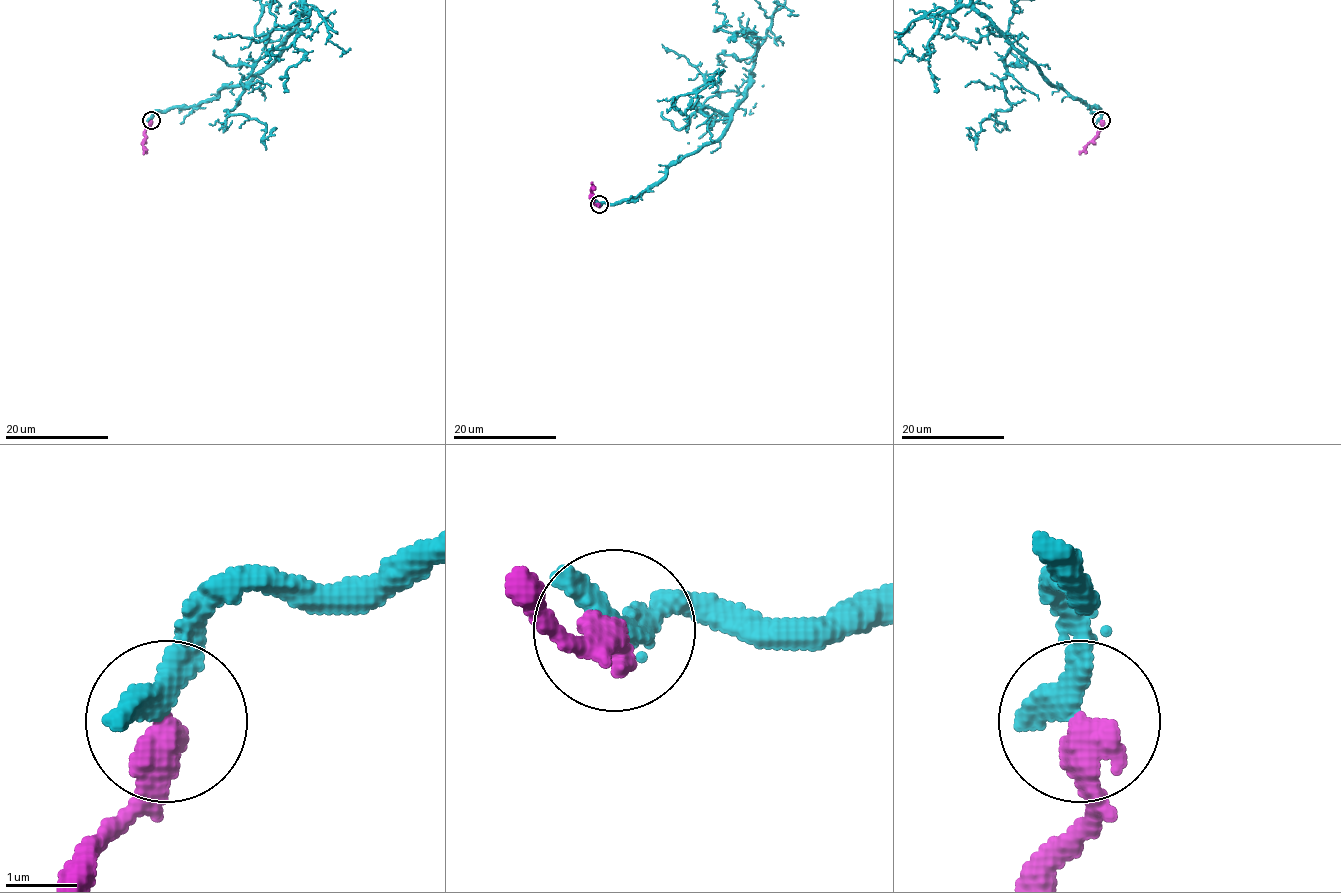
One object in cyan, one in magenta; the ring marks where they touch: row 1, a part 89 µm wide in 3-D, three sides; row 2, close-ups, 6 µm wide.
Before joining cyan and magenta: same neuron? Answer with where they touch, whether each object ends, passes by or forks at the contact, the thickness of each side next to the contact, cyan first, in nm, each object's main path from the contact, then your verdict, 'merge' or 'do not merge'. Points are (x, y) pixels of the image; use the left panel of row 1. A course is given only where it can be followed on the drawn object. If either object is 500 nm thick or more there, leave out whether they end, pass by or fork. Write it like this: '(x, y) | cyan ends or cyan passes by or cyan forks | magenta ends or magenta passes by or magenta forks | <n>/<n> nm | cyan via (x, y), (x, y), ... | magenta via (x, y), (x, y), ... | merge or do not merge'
(151, 120) | 400/500 nm | magenta via (151, 121), (145, 134), (143, 154) | do not merge

